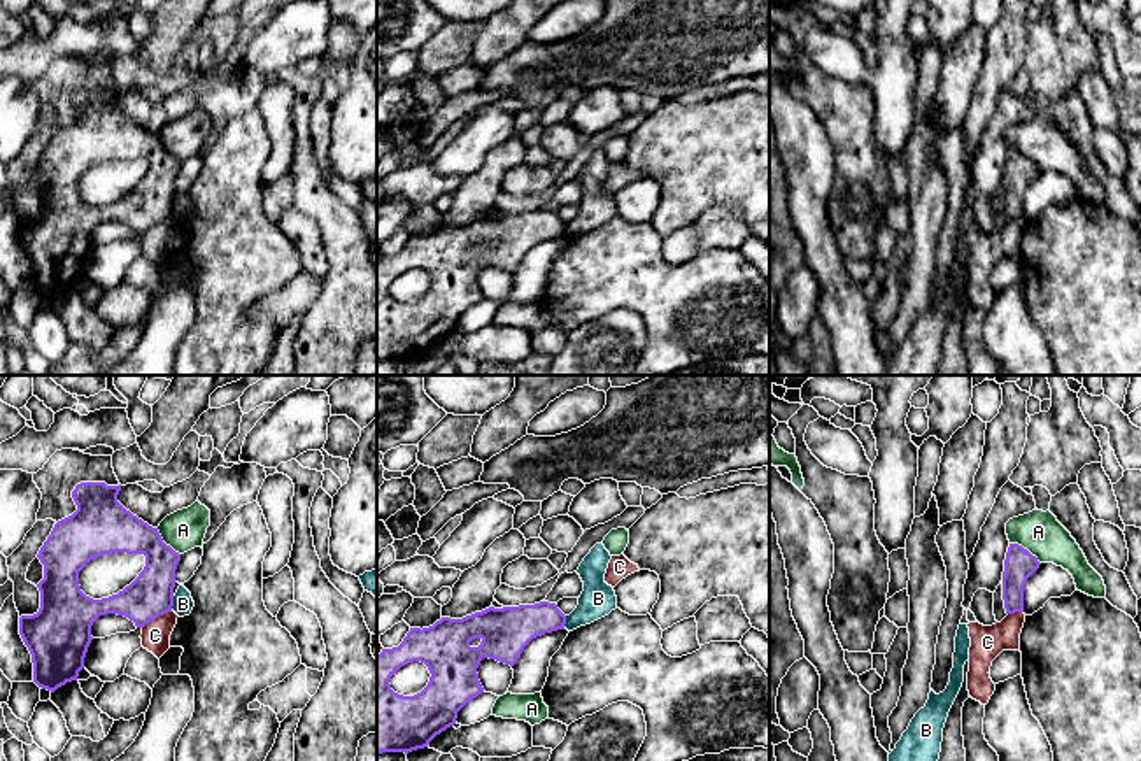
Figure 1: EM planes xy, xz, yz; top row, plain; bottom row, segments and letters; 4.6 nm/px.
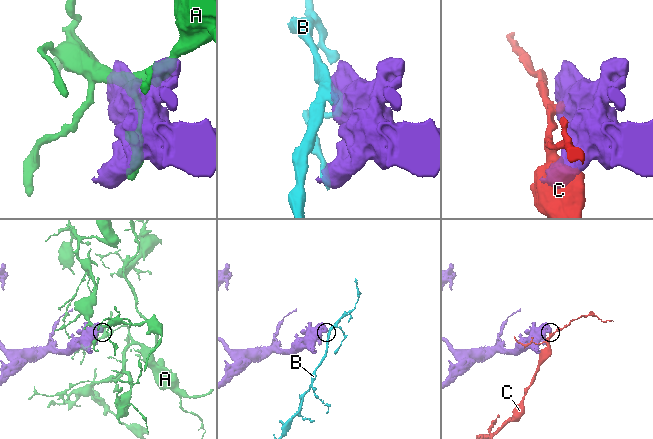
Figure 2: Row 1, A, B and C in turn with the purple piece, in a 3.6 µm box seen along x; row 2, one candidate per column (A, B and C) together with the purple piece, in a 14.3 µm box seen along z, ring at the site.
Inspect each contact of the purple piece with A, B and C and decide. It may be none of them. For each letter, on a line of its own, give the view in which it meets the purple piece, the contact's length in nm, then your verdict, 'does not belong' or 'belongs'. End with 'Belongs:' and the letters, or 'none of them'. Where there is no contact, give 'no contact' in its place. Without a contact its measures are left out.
A: contact in yz; length 170 nm; does not belong
B: contact in xy; length 70 nm; does not belong
C: contact in xy; length 170 nm; does not belong
Belongs: none of them

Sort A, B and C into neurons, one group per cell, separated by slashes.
A / B / C

